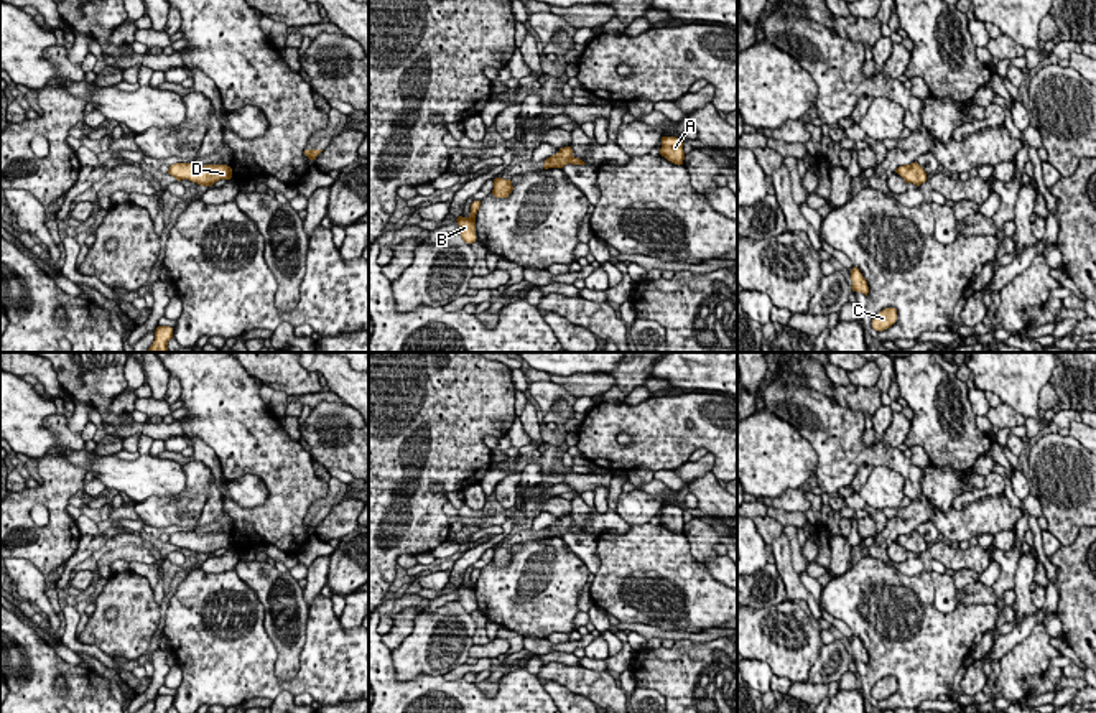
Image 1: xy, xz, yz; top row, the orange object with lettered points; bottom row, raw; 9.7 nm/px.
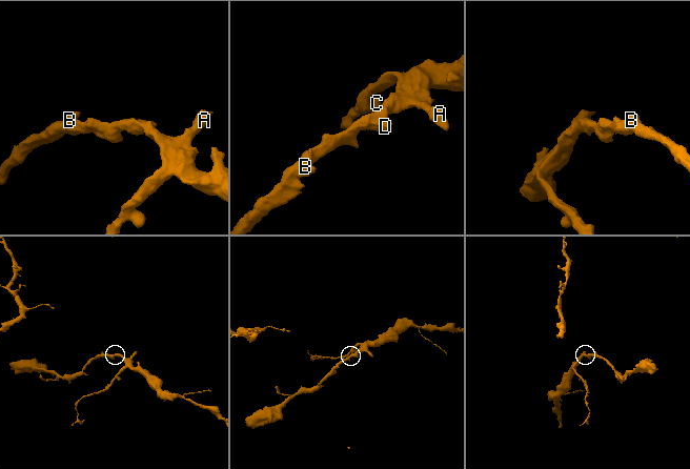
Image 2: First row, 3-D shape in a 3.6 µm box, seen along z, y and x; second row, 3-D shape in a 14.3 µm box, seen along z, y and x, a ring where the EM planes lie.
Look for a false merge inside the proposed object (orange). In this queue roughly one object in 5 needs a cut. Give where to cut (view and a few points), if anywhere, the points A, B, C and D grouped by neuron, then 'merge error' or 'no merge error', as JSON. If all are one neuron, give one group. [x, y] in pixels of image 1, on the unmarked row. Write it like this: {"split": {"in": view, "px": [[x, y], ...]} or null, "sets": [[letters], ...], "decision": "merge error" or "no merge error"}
{"split": null, "sets": [["A", "B", "C", "D"]], "decision": "no merge error"}

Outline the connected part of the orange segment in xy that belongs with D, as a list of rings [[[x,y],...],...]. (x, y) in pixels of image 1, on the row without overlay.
[[[196,530],[191,532],[174,532],[170,535],[168,542],[178,550],[189,548],[201,555],[212,555],[219,548],[230,548],[232,537],[227,534],[206,534],[199,537]]]

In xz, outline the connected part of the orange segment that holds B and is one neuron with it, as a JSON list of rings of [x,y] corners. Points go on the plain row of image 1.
[[[474,570],[471,573],[471,583],[467,586],[459,585],[456,590],[459,593],[459,603],[464,611],[472,613],[476,611],[476,583],[481,576],[481,570]]]

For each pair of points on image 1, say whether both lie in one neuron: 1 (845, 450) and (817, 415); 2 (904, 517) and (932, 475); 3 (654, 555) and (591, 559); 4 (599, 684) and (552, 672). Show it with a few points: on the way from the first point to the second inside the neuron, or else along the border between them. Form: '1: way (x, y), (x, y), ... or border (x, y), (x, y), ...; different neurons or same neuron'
1: way (838, 442), (836, 435), (825, 424); same neuron
2: way (915, 509), (932, 491), (932, 486); same neuron
3: border (598, 537), (598, 572), (594, 575); different neurons
4: way (588, 684), (563, 674); same neuron

